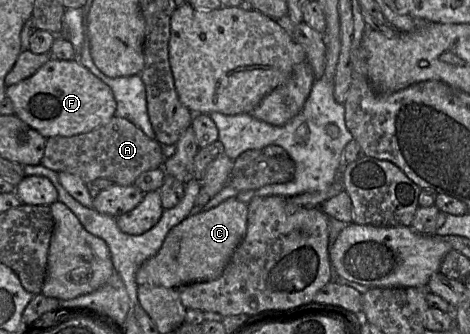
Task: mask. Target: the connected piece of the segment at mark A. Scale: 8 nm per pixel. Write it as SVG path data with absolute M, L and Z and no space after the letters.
M113 117L106 124L74 136L47 138L41 164L57 172L68 172L86 184L98 178L107 178L114 184L132 185L142 173L165 162L164 146L147 136L139 127L125 118Z

